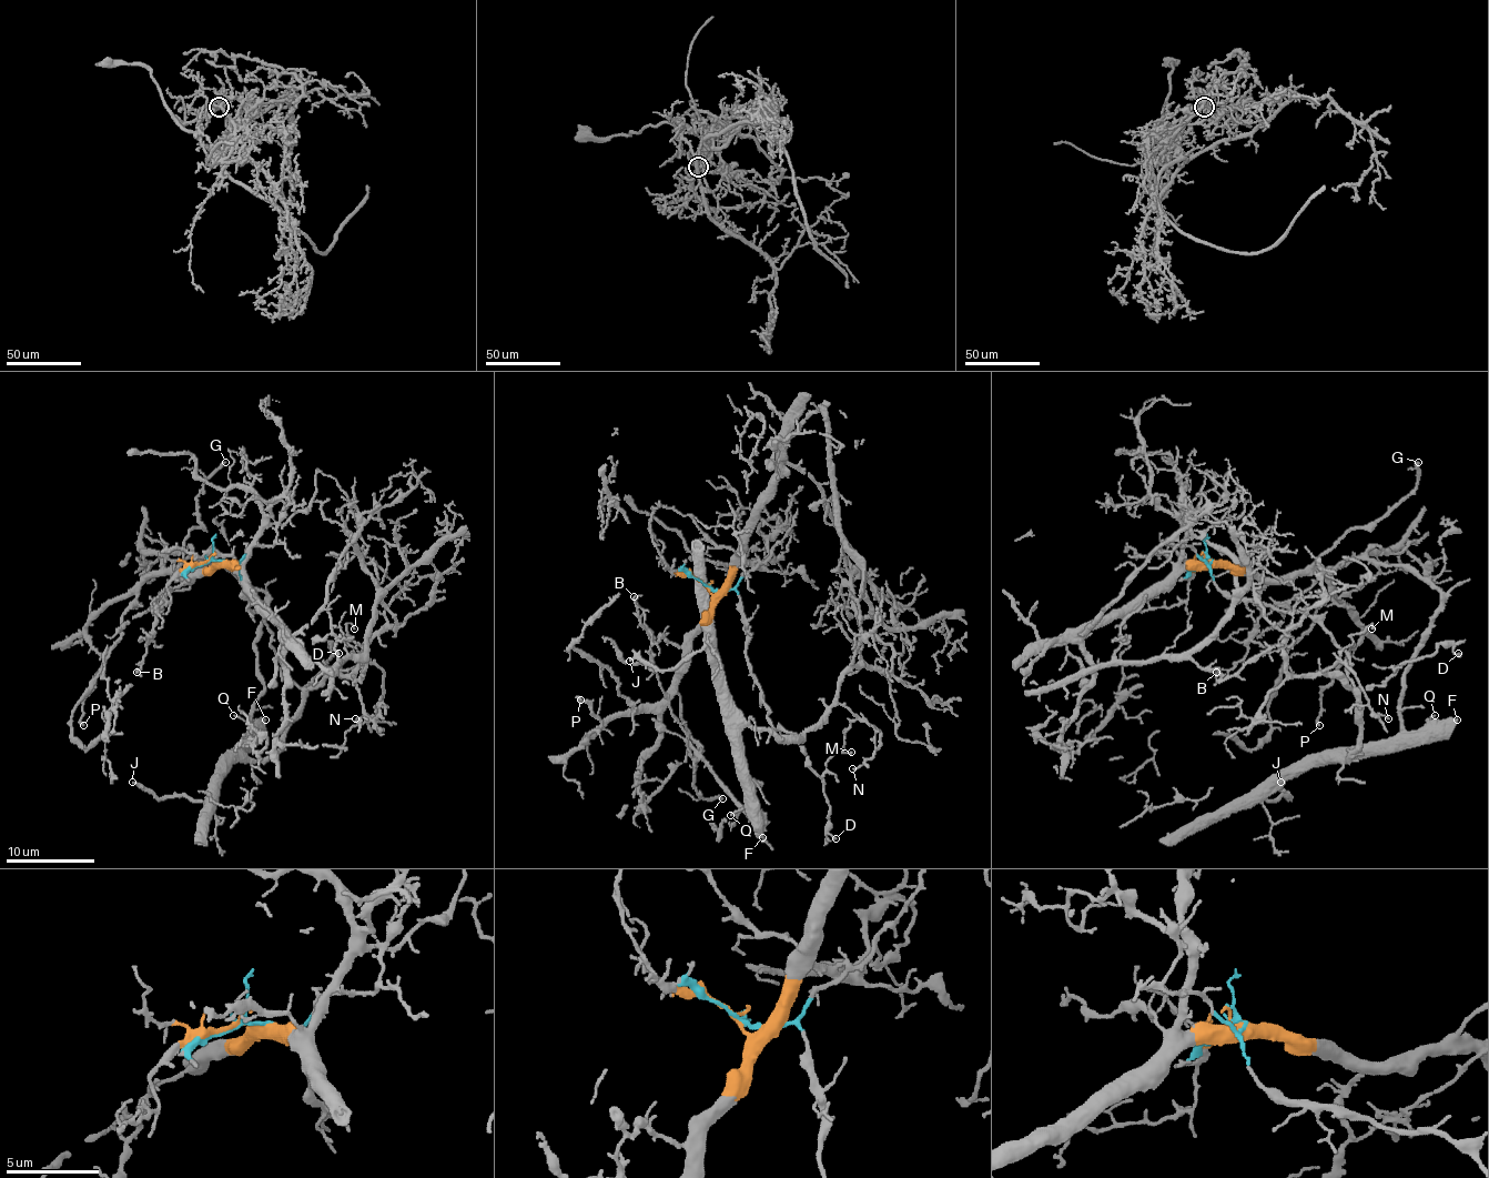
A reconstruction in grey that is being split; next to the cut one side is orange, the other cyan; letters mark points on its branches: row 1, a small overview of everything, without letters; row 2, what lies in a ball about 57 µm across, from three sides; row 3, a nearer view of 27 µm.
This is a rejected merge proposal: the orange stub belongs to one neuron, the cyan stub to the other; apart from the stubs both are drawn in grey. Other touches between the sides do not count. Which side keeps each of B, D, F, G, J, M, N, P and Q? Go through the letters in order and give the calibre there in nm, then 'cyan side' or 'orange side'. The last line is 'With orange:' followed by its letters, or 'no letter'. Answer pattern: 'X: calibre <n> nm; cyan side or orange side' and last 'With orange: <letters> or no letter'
B: calibre 160 nm; orange side
D: calibre 130 nm; cyan side
F: calibre 550 nm; cyan side
G: calibre 240 nm; orange side
J: calibre 180 nm; cyan side
M: calibre 140 nm; cyan side
N: calibre 120 nm; cyan side
P: calibre 200 nm; orange side
Q: calibre 110 nm; cyan side
With orange: B, G, P

